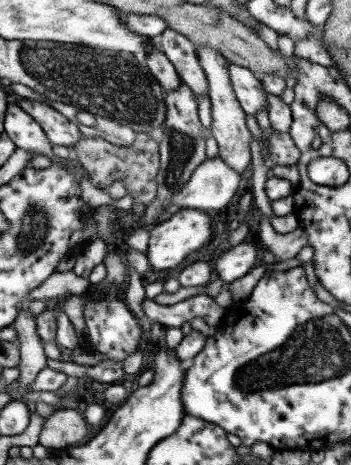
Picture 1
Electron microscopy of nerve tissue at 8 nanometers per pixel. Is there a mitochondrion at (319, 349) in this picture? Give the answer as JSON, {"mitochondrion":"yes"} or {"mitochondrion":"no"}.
{"mitochondrion":"yes"}

